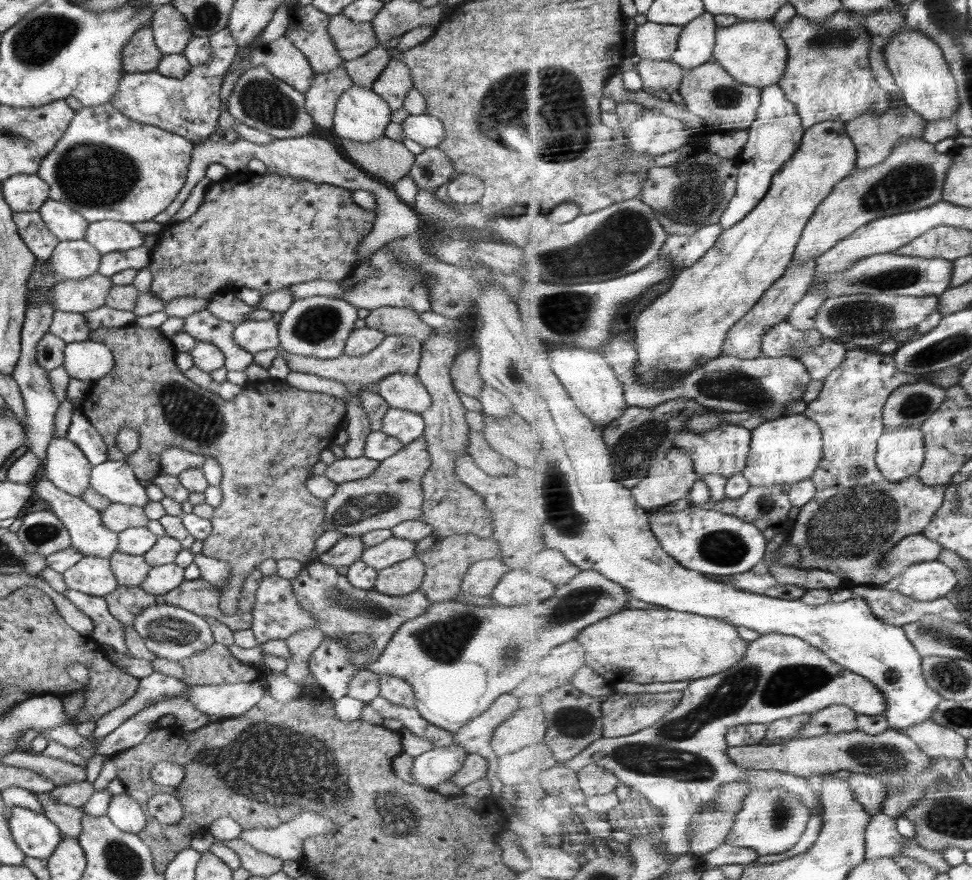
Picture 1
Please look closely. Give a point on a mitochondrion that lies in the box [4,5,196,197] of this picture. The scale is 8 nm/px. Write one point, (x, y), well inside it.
(39, 41)

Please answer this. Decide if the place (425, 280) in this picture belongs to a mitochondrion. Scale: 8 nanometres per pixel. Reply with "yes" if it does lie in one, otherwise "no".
no

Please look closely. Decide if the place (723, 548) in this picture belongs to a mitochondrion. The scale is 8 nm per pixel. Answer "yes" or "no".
yes

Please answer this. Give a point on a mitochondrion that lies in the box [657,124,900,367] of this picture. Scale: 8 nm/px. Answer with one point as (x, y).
(855, 319)

